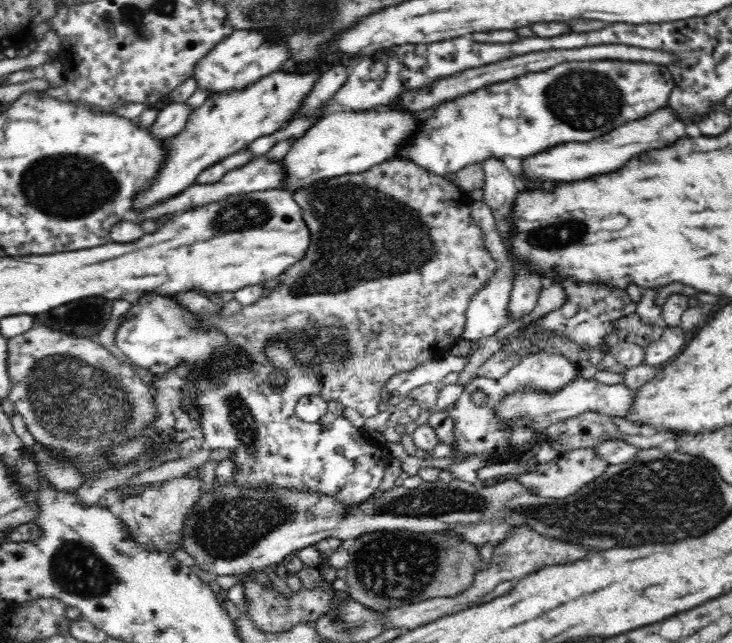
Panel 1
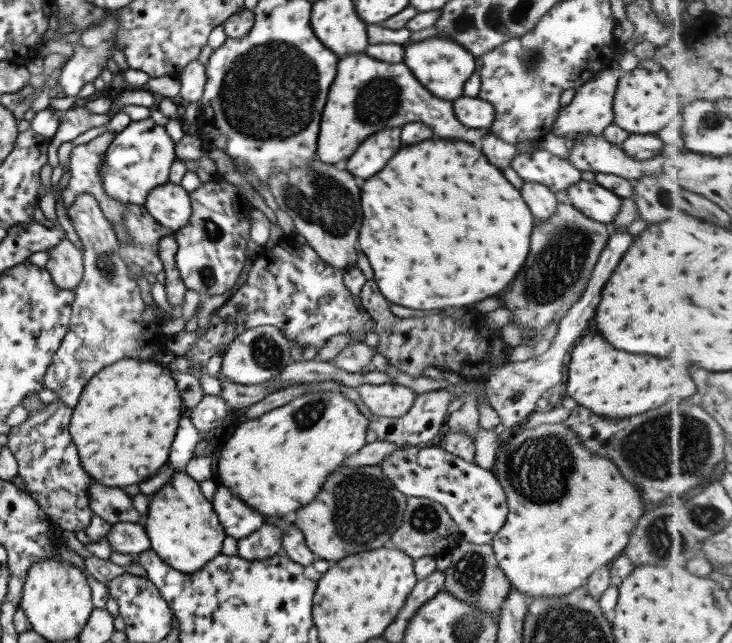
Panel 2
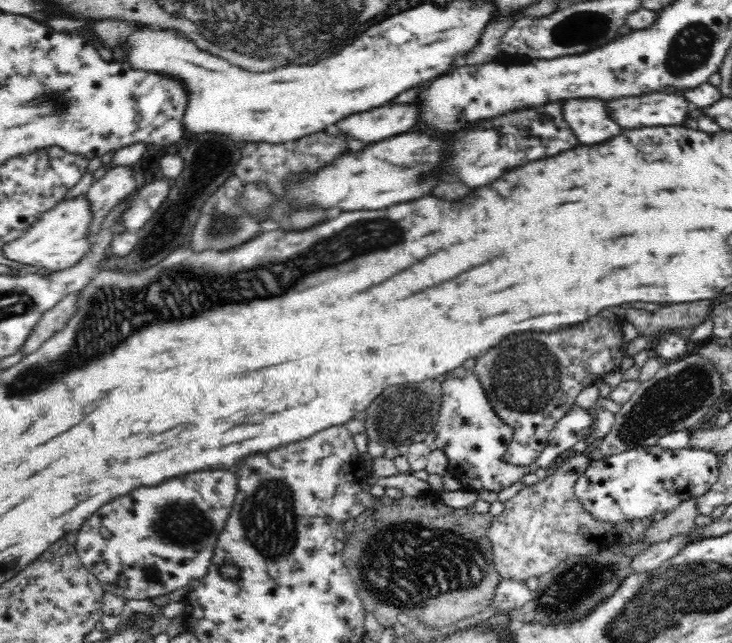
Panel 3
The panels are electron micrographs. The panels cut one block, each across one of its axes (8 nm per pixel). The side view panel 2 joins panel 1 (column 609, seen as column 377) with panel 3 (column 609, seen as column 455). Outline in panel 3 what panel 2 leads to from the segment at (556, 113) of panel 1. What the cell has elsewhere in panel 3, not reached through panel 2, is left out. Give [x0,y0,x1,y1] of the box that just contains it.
[566,100,620,146]

